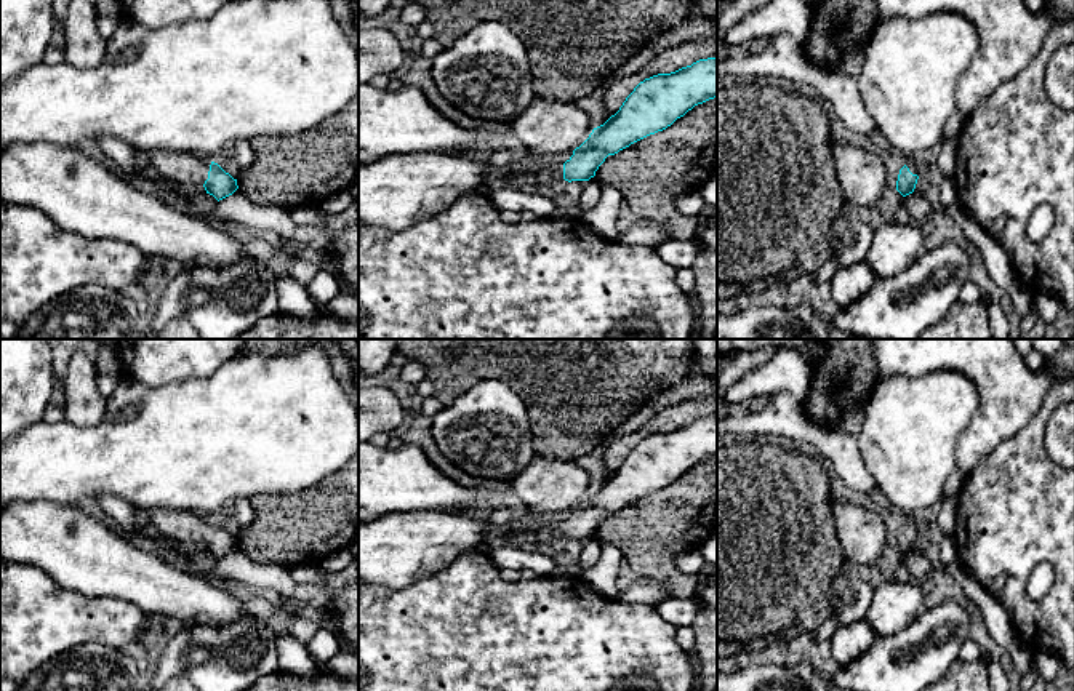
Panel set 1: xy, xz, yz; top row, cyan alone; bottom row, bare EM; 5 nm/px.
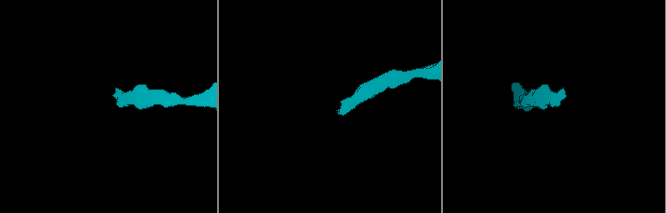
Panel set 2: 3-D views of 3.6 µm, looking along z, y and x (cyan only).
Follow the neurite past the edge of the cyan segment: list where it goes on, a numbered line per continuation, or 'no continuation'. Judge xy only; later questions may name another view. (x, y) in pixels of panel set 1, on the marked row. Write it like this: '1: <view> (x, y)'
1: xy (183, 168)

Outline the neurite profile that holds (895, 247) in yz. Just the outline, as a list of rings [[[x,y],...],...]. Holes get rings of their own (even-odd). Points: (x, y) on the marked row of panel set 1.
[[[882,222],[874,224],[872,246],[864,262],[879,280],[903,274],[917,256],[925,251],[919,224]]]

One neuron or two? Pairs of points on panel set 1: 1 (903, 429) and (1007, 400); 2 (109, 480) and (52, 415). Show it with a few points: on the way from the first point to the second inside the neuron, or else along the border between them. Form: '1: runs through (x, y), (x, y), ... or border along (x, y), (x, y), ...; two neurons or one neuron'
1: border along (962, 373), (977, 389), (977, 410), (957, 442); two neurons
2: border along (64, 419), (44, 421); two neurons

